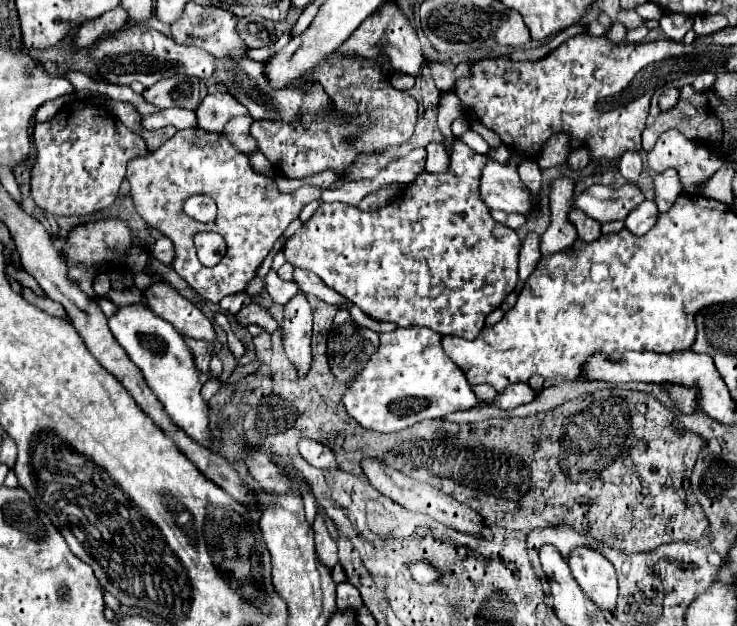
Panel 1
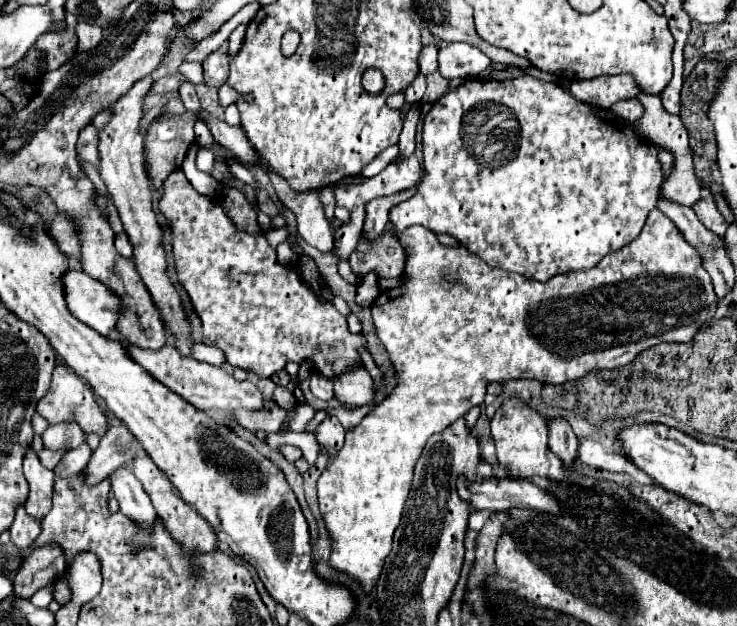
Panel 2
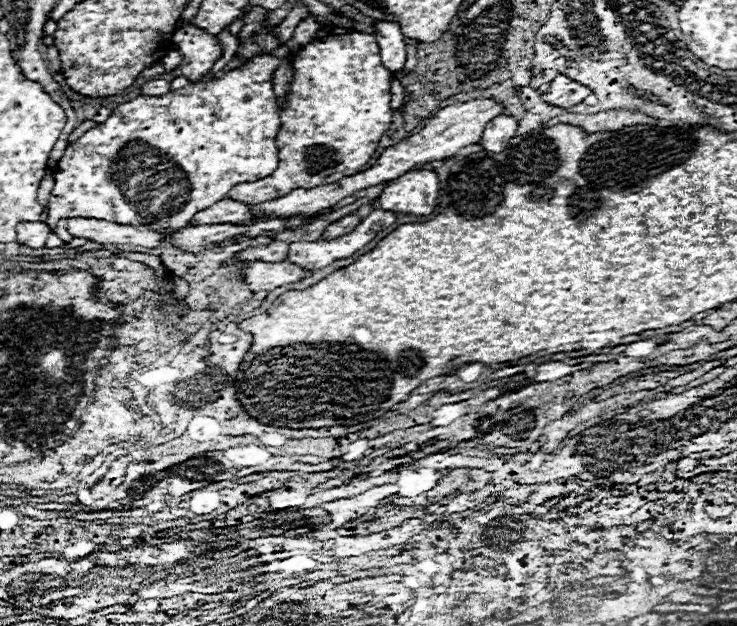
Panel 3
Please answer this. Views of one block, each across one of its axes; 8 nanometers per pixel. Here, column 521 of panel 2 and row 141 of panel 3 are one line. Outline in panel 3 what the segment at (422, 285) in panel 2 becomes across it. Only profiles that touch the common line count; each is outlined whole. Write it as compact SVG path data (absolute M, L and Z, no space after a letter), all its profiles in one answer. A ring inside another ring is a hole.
M344 32L344 34L326 34L316 36L298 58L292 60L292 66L296 70L292 92L290 92L290 104L286 110L282 110L282 126L276 134L276 146L278 146L278 170L274 174L258 180L258 182L246 182L242 186L234 186L228 194L232 200L240 200L244 204L260 204L272 198L280 198L290 194L296 188L316 188L324 184L332 184L344 176L358 174L360 168L374 156L378 142L382 134L392 124L392 108L390 108L390 86L394 74L386 70L380 62L380 48L376 44L374 34L362 34L362 32Z

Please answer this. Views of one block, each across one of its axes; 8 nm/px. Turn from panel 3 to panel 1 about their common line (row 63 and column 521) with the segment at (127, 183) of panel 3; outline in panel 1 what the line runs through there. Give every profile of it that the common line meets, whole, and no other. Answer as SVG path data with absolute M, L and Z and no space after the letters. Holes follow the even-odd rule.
M528 234L528 238L522 242L522 248L520 248L520 280L522 282L528 280L528 276L536 268L538 260L542 258L538 244L540 244L540 236L536 236L536 234Z

